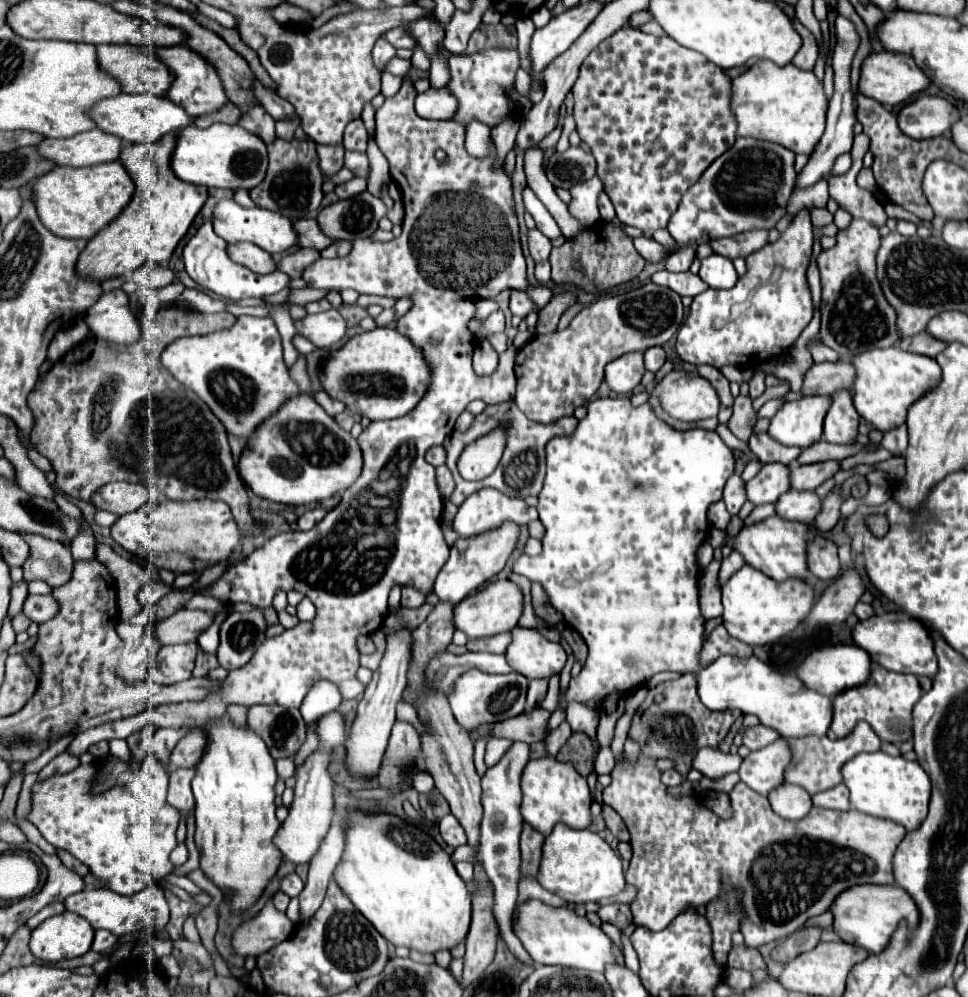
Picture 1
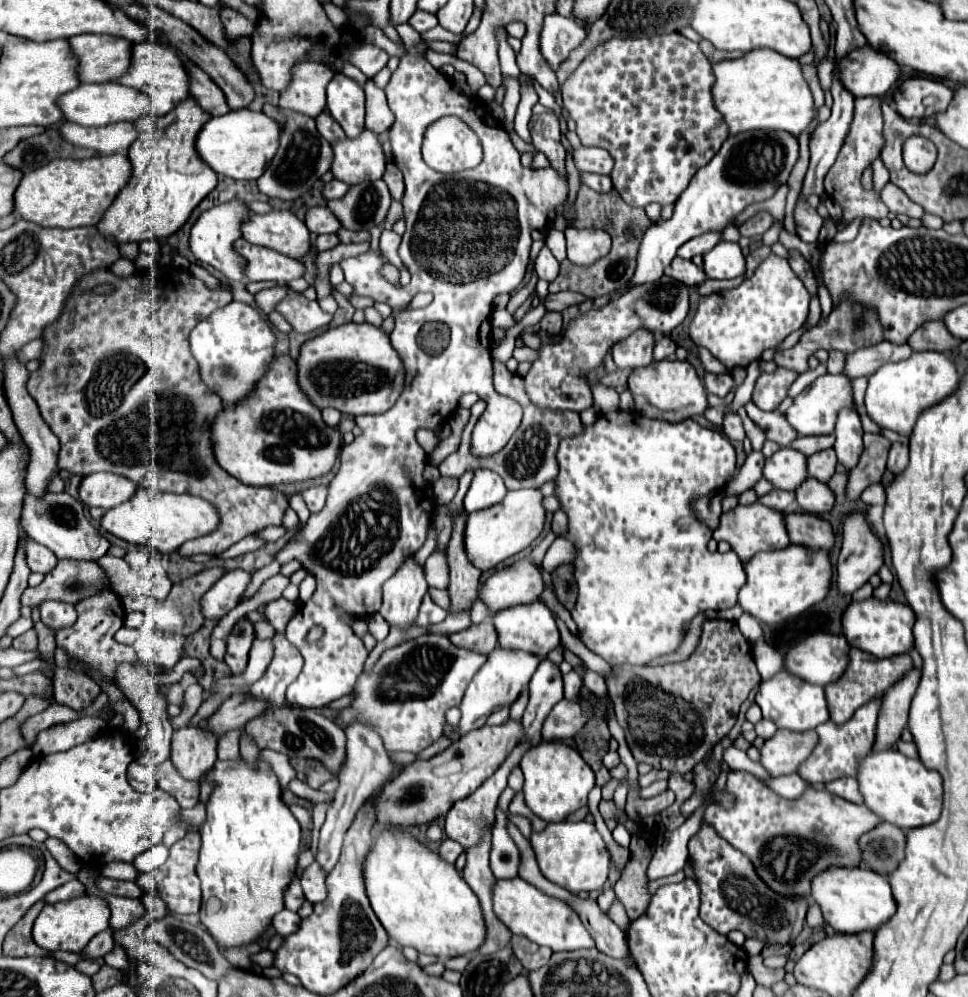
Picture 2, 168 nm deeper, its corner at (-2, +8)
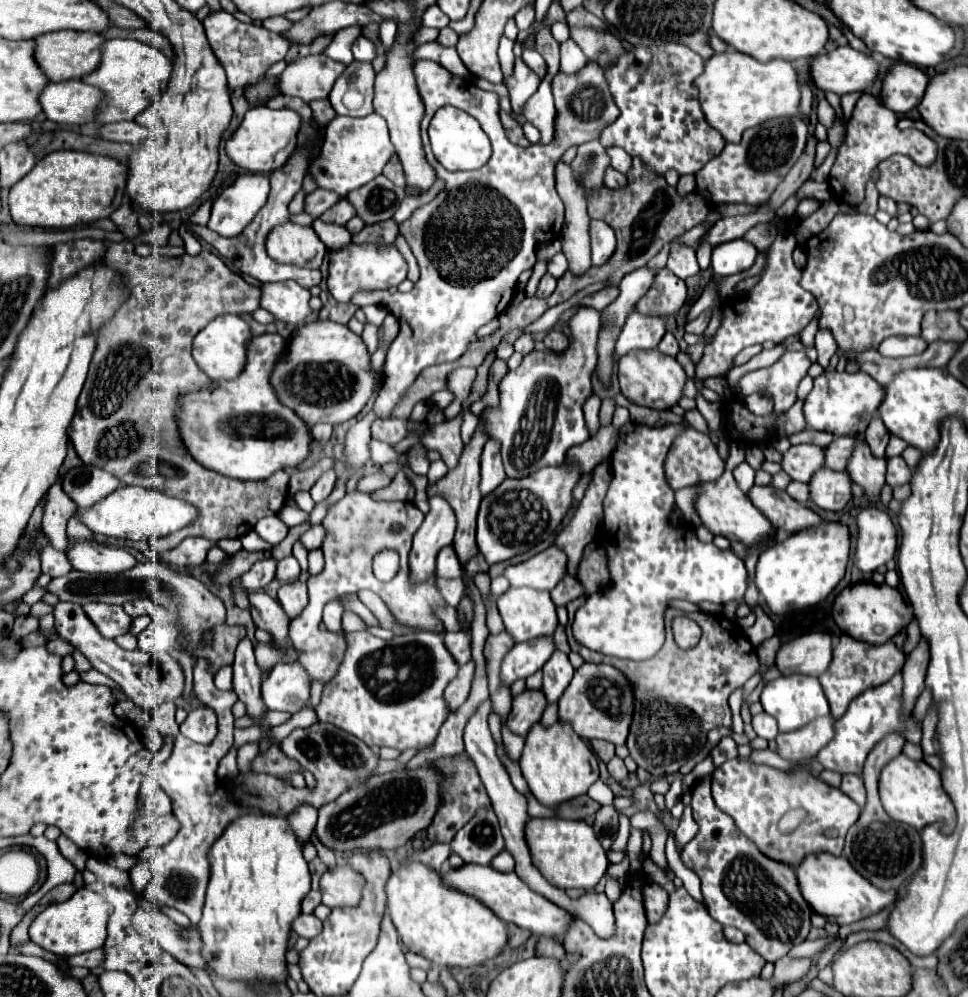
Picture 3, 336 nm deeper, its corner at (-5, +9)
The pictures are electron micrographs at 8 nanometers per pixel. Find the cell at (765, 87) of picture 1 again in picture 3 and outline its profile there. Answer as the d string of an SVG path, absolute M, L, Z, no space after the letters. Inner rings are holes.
M736 50L708 58L694 88L698 88L698 102L704 110L706 122L718 130L726 142L740 142L744 130L758 126L768 118L798 114L800 106L798 76L790 62L776 58L762 64Z

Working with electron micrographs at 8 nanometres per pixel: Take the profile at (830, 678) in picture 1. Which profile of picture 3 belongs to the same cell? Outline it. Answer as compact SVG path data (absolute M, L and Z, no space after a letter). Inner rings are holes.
M810 632L780 646L776 668L784 674L820 676L832 662L832 640L826 632Z

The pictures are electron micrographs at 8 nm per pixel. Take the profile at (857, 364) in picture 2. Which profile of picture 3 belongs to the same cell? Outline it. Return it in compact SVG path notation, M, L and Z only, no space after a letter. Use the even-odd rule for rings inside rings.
M892 336L880 344L878 352L886 358L902 358L902 356L922 354L926 348L928 342L920 336Z

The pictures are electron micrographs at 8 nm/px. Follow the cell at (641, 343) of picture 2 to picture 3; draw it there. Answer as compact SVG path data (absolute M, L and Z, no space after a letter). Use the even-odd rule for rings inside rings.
M638 310L630 312L622 334L616 342L616 354L624 356L628 350L652 350L658 346L666 332L666 324L660 316L646 316Z

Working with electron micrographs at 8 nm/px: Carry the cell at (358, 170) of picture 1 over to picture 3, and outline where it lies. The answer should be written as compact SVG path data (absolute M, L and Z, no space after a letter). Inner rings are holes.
M374 112L362 118L336 116L324 128L324 146L316 162L312 162L312 166L308 168L308 172L314 178L318 188L336 192L340 198L346 198L348 192L376 178L392 154L394 150L392 150L392 142L384 118L380 118Z

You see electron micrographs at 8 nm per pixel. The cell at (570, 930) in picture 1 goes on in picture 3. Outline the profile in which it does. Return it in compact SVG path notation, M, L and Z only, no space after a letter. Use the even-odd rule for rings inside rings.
M462 864L460 868L450 868L448 872L442 874L442 880L448 888L458 890L462 894L468 894L472 898L476 898L478 902L482 902L484 906L488 906L500 920L504 922L514 922L520 928L530 930L532 934L544 934L544 936L556 936L562 934L566 926L570 926L572 918L570 914L552 904L550 900L546 900L544 896L536 894L534 890L530 890L524 882L520 882L520 878L516 876L516 872L498 872L492 866L482 866L482 864Z

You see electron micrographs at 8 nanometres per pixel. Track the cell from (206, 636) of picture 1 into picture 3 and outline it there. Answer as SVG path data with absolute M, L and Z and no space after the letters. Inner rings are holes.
M224 666L224 668L216 674L214 684L216 684L216 688L220 688L220 690L232 690L232 668L230 668L230 666Z

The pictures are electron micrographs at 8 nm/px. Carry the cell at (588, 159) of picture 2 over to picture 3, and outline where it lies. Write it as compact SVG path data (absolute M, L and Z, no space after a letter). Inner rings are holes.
M608 148L608 156L610 156L610 162L612 162L612 168L616 168L618 172L628 172L632 168L632 156L622 150L622 148Z

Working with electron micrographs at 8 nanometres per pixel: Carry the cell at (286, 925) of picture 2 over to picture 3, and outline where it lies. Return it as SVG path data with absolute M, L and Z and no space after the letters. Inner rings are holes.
M300 914L300 918L294 922L294 932L310 940L322 932L322 920L318 920L314 914Z

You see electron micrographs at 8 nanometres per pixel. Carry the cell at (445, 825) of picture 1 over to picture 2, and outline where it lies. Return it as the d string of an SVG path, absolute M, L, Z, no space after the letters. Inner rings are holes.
M521 745L515 747L513 753L503 761L503 765L501 765L489 779L478 787L474 793L471 793L469 797L457 801L457 803L449 809L449 813L445 815L445 833L447 833L449 839L461 843L461 845L467 849L467 847L471 847L473 843L477 843L477 835L481 835L483 819L485 819L485 823L491 823L491 825L493 825L493 819L495 819L495 817L493 817L493 811L495 811L495 807L497 807L499 795L501 795L503 789L507 787L507 777L509 777L509 773L511 773L511 769L519 765L519 761L521 761L521 757L523 757L525 751L527 751L527 749L521 747Z

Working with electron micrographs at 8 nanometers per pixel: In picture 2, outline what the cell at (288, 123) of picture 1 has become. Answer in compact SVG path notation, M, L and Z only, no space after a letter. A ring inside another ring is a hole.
M301 63L293 73L293 83L281 93L279 107L317 117L325 109L325 87L333 73L325 71L321 63Z

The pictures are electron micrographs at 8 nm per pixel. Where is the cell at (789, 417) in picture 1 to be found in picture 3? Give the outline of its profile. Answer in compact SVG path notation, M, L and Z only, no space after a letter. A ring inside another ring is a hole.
M824 372L814 380L814 388L804 402L806 424L814 430L824 430L834 436L864 434L868 422L884 400L884 386L866 372Z

